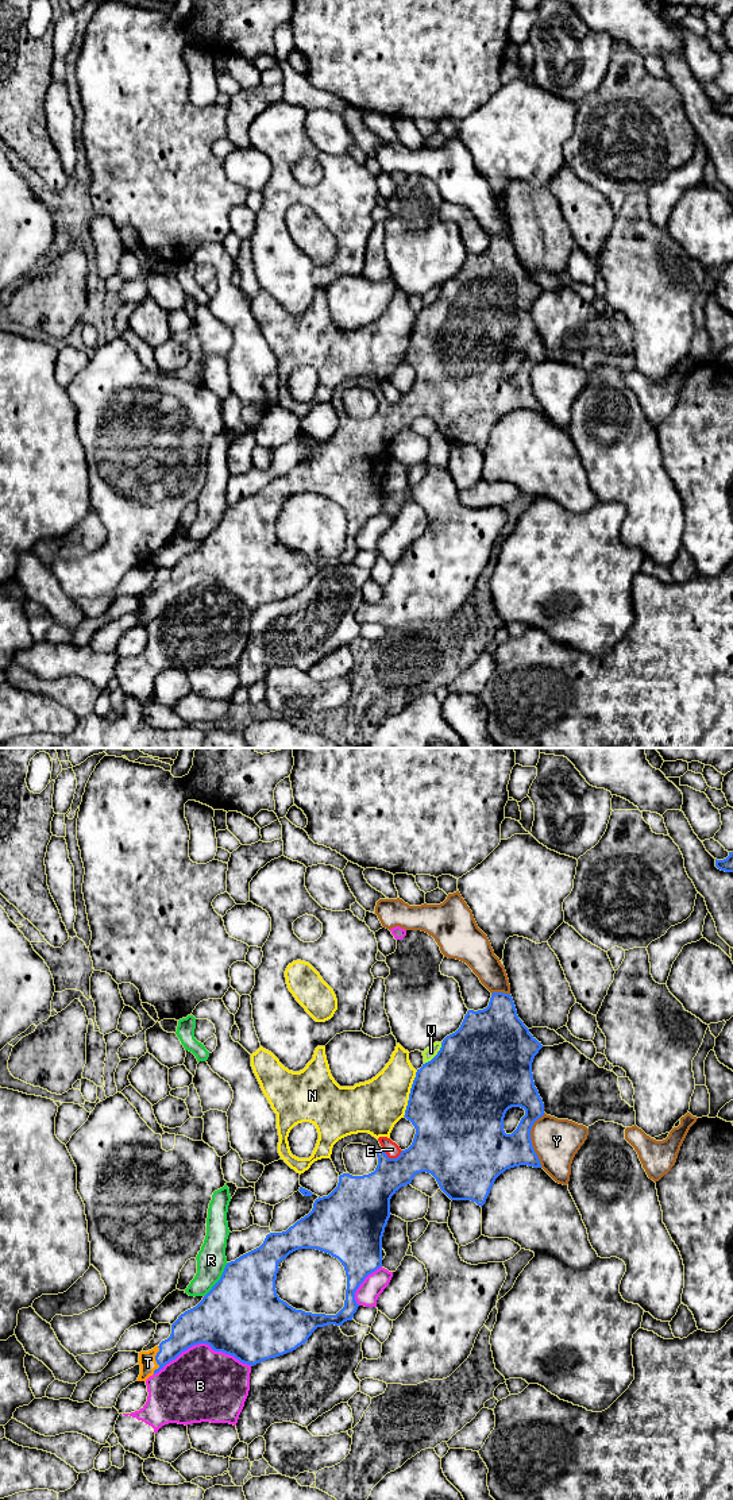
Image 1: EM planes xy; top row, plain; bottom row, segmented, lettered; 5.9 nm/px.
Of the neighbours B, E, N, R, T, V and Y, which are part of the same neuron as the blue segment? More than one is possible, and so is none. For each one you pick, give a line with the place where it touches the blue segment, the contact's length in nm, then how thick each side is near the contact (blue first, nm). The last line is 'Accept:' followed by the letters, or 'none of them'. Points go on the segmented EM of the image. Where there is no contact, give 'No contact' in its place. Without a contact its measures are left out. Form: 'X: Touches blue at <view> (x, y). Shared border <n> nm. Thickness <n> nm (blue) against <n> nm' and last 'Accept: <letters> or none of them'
T: Touches blue at xy (155, 1360). Shared border 170 nm. Thickness 190 nm (blue) against 100 nm
Accept: T

